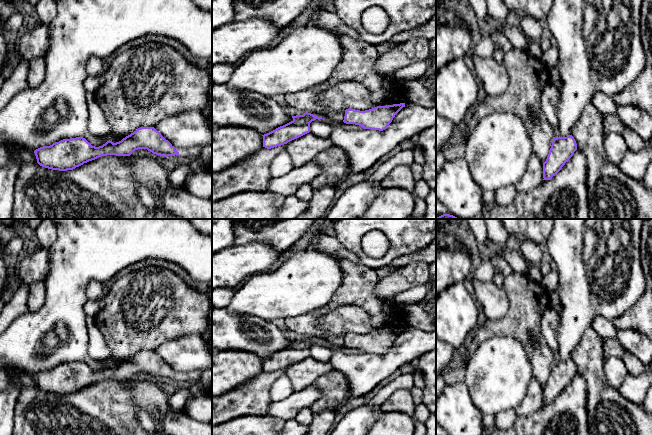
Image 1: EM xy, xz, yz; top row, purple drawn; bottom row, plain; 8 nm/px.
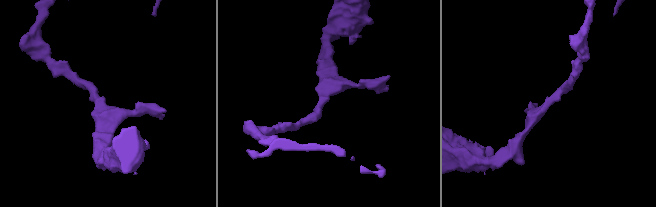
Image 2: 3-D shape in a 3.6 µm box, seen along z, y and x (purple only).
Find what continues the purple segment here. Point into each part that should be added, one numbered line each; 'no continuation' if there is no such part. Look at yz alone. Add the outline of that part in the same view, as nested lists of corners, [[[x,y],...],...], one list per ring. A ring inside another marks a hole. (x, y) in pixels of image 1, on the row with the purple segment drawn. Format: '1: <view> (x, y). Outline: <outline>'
no continuation

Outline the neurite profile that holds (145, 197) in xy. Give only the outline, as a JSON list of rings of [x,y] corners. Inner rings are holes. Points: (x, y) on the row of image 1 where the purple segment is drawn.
[[[141,184],[136,185],[136,193],[139,197],[140,202],[145,207],[150,209],[153,213],[153,216],[155,217],[157,210],[157,200],[150,194],[148,189]]]

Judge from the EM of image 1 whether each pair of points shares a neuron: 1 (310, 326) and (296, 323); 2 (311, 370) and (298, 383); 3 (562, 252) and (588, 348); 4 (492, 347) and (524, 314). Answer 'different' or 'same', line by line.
1: same
2: same
3: different
4: different

